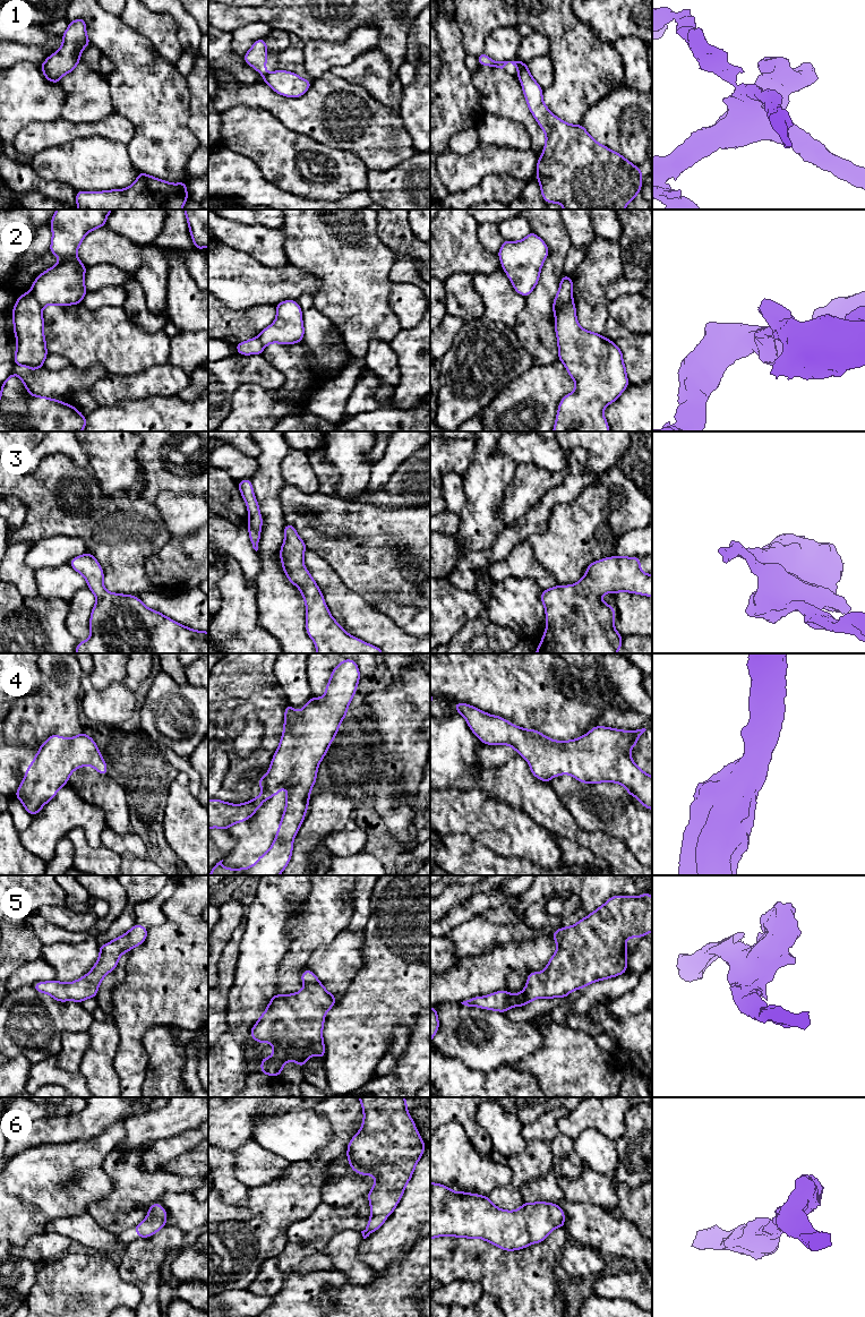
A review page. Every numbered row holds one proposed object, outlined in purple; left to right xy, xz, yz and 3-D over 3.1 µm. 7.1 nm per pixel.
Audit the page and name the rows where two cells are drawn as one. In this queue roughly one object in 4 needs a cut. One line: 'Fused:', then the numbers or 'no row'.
Fused: 1, 2

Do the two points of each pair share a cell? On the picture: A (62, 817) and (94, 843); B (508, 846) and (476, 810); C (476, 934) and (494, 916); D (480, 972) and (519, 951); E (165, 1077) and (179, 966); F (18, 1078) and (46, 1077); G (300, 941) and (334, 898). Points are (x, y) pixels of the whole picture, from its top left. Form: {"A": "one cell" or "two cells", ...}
{"A": "one cell", "B": "one cell", "C": "two cells", "D": "one cell", "E": "two cells", "F": "two cells", "G": "one cell"}

